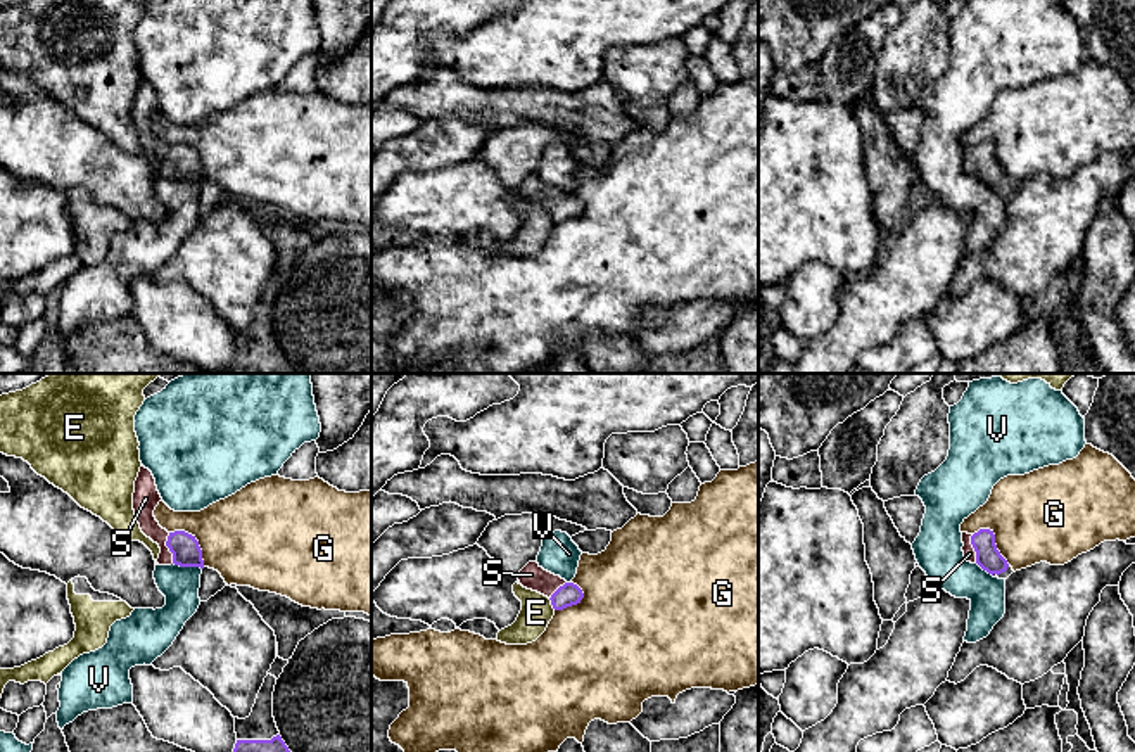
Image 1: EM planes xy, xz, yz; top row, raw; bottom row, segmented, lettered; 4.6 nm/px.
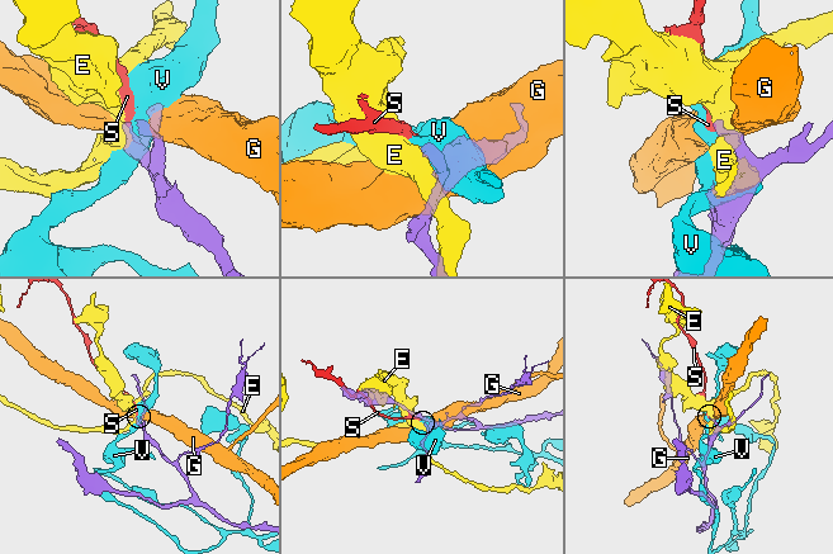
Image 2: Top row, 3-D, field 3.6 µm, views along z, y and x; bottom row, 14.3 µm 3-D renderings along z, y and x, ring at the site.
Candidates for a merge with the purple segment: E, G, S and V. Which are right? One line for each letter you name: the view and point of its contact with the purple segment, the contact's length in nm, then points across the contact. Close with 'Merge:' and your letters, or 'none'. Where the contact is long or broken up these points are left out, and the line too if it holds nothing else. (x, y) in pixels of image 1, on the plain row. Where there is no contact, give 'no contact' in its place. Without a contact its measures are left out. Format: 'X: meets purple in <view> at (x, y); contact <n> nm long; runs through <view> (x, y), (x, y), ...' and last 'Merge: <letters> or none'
S: meets purple in xy at (168, 159); contact 150 nm long; runs through xy (185, 161), (168, 159), (145, 132), (145, 111)
Merge: S

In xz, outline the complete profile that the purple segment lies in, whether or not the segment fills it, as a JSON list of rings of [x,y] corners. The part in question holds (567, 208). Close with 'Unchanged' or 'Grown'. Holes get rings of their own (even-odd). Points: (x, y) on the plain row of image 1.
[[[529,175],[520,183],[518,194],[523,201],[548,209],[555,223],[577,218],[584,211],[584,206],[577,197],[567,195],[560,188],[544,183],[537,175]]]. Grown

